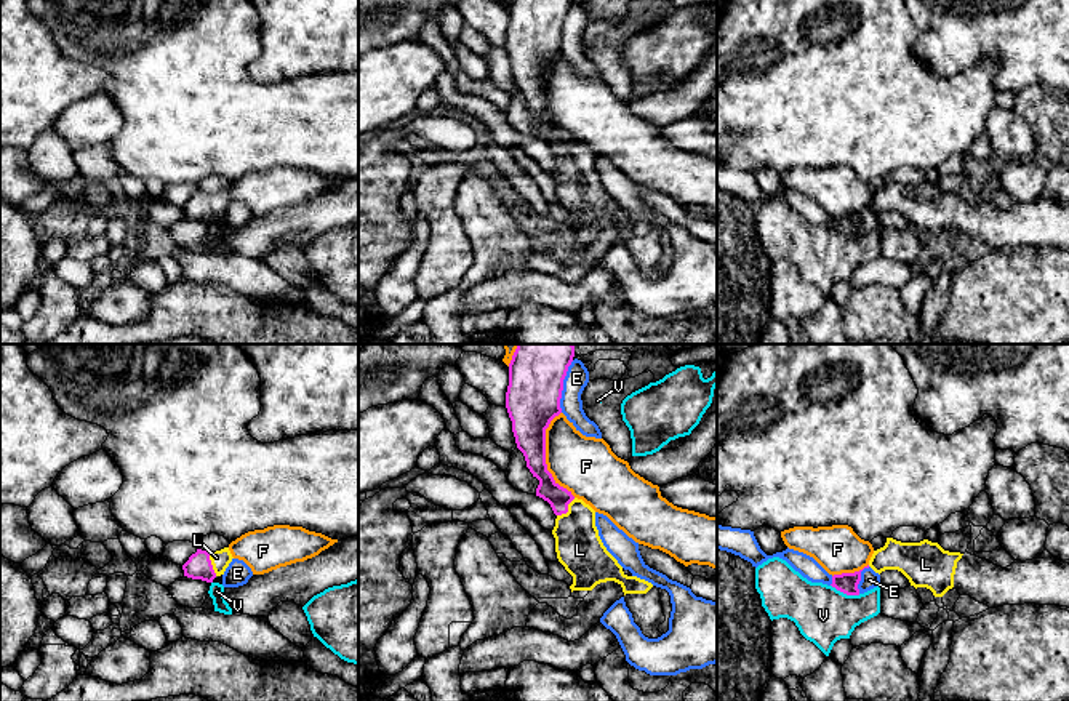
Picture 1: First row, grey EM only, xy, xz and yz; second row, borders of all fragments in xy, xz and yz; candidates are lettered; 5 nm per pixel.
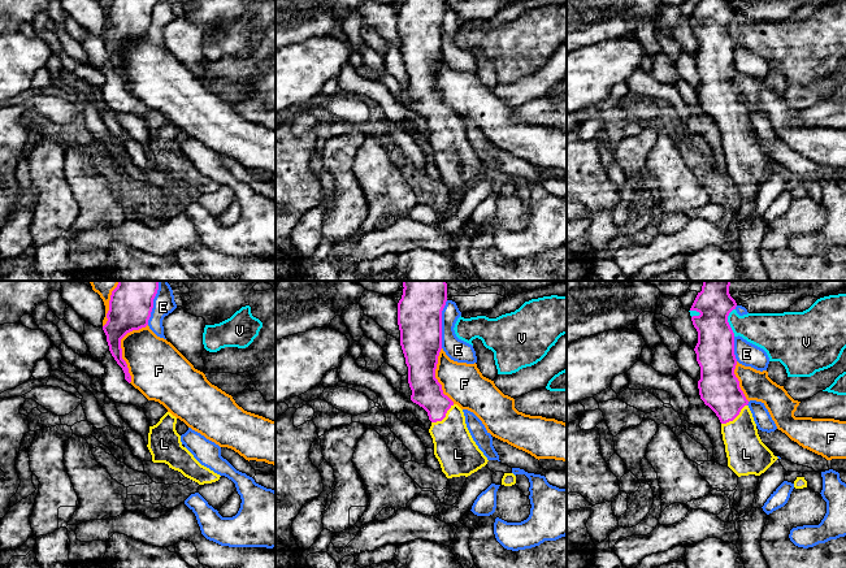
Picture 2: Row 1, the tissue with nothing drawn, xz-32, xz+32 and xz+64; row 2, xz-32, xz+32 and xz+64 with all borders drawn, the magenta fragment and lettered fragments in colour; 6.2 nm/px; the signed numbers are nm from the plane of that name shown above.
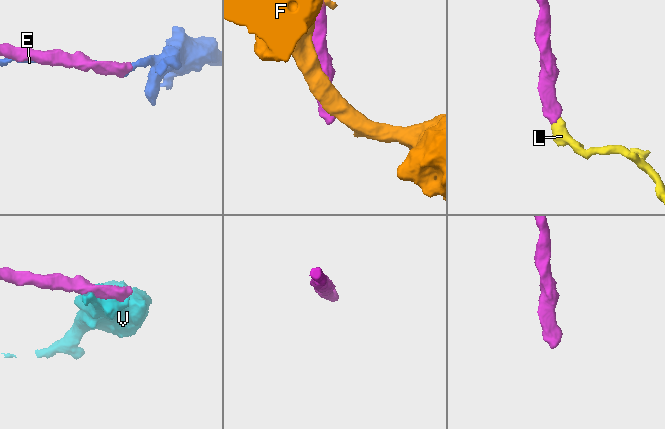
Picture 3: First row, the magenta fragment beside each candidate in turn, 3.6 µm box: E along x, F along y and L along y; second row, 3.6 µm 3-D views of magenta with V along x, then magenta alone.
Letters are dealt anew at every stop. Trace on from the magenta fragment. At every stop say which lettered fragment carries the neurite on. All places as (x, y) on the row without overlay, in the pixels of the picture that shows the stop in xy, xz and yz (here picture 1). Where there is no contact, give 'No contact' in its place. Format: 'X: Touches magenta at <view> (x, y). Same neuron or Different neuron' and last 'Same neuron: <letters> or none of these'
E: Touches magenta at xz (562, 28). Different neuron
F: Touches magenta at xz (544, 98). Different neuron
L: Touches magenta at xz (567, 151). Same neuron
V: Touches magenta at yz (845, 234). Different neuron
Same neuron: L

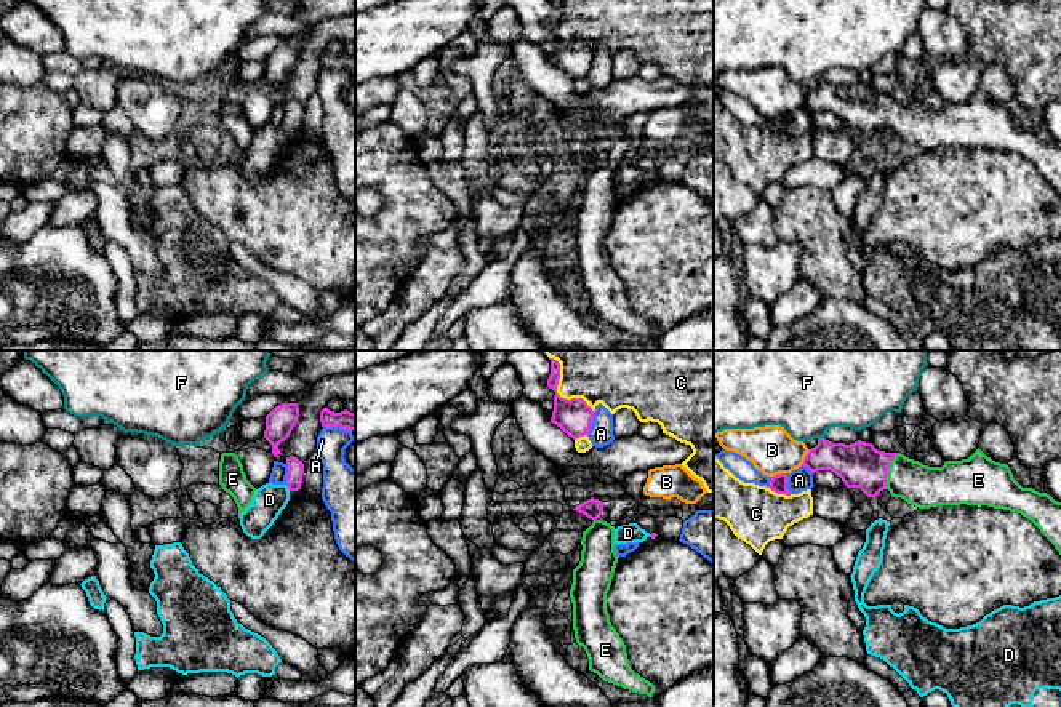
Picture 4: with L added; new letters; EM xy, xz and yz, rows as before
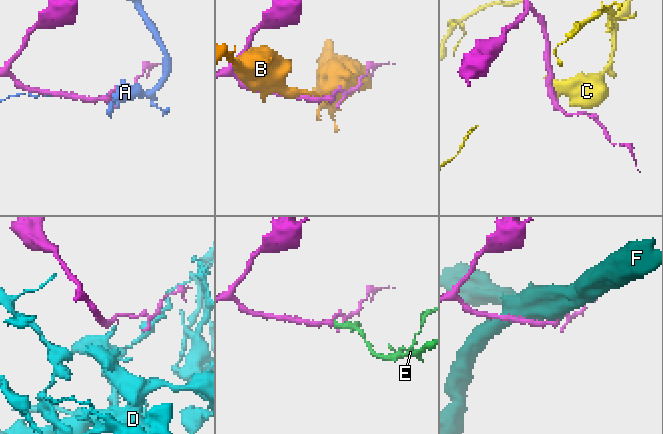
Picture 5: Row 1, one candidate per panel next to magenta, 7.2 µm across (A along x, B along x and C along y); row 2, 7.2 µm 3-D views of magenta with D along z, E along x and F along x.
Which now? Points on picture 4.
A: Touches magenta at xz (591, 64). Different neuron
B: Touches magenta at yz (805, 99). Different neuron
C: Touches magenta at xz (557, 35). Different neuron
D: Touches magenta at xy (288, 130). Different neuron
E: Touches magenta at yz (887, 112). Same neuron
F: Touches magenta at yz (820, 80). Different neuron
Same neuron: E

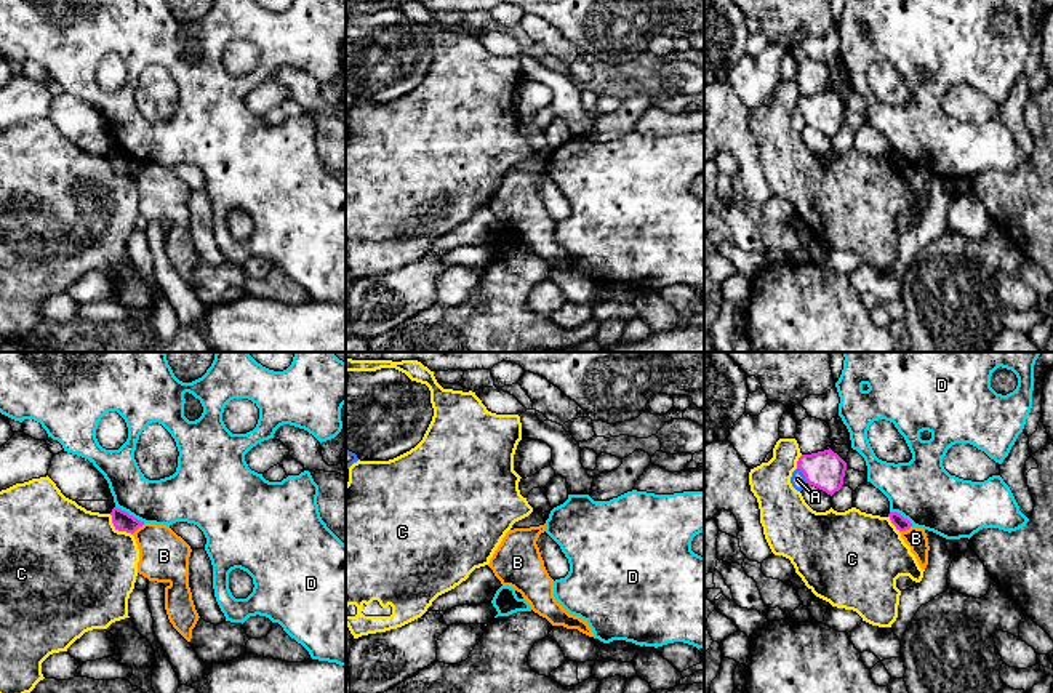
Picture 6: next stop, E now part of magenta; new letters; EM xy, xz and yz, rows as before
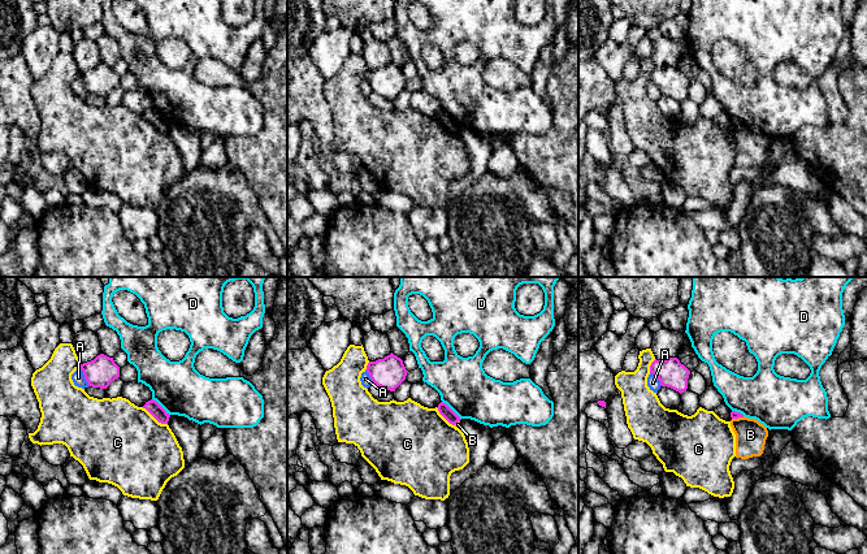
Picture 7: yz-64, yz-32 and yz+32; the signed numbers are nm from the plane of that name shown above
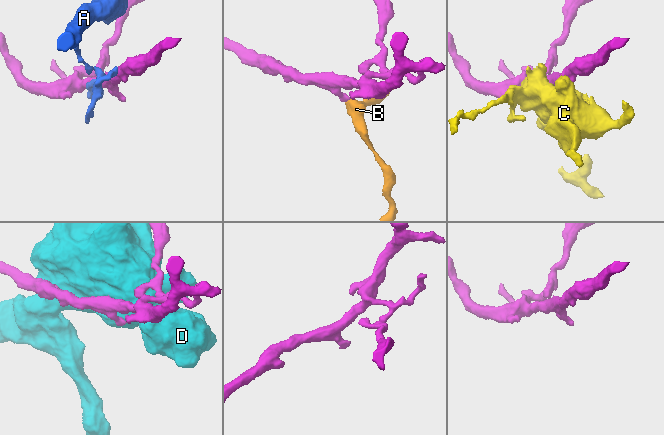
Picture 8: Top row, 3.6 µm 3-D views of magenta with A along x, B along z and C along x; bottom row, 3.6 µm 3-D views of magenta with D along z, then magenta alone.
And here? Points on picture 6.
A: Touches magenta at yz (804, 116). Different neuron
B: Touches magenta at xy (138, 168). Different neuron
C: Touches magenta at xy (117, 170). Different neuron
D: Touches magenta at xy (128, 156). Different neuron
Same neuron: none of these

